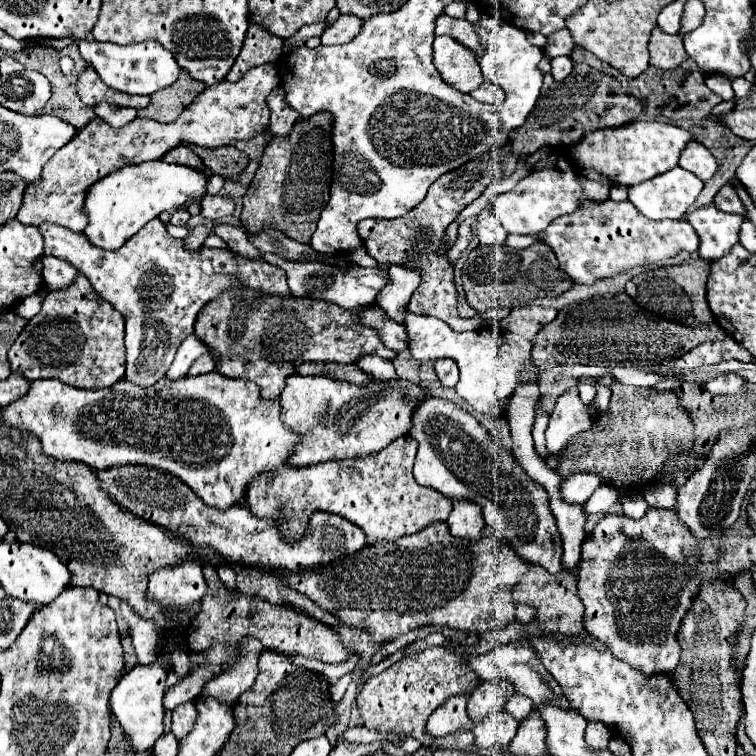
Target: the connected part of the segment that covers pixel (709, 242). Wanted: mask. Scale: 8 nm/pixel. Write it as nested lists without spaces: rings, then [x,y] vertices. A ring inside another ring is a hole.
[[[711,202],[692,210],[686,216],[686,220],[700,238],[698,256],[702,260],[714,262],[714,260],[726,256],[730,252],[730,248],[734,244],[738,244],[738,230],[740,230],[740,224],[744,218],[740,214],[722,212]]]

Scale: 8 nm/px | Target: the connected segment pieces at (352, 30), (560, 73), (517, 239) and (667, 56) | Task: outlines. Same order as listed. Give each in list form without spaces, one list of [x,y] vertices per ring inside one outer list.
[[[342,14],[330,28],[322,34],[322,44],[346,44],[360,34],[364,20],[352,14]]]
[[[558,56],[558,58],[552,60],[552,70],[550,70],[550,74],[552,74],[552,78],[554,78],[556,82],[560,82],[560,80],[564,80],[564,78],[572,72],[572,68],[574,68],[574,64],[572,64],[570,56]]]
[[[510,234],[506,238],[506,246],[510,246],[510,248],[528,248],[534,242],[538,242],[538,236],[516,236],[516,234]]]
[[[658,26],[650,34],[648,50],[650,50],[650,64],[662,70],[672,70],[688,58],[682,44],[682,36],[680,34],[670,36],[662,32]]]

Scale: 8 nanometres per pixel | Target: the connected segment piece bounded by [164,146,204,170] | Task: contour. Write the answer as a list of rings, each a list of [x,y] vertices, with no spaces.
[[[188,146],[174,148],[172,152],[168,152],[168,156],[164,156],[164,162],[168,162],[168,164],[184,164],[184,166],[190,166],[190,168],[196,168],[196,170],[204,170],[202,160]]]

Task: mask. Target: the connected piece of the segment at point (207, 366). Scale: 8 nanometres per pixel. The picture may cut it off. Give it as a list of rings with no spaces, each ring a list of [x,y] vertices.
[[[200,356],[200,358],[198,358],[198,360],[192,364],[192,368],[190,368],[188,376],[206,374],[206,372],[212,372],[212,370],[216,370],[216,364],[214,364],[214,360],[212,360],[210,356]]]

